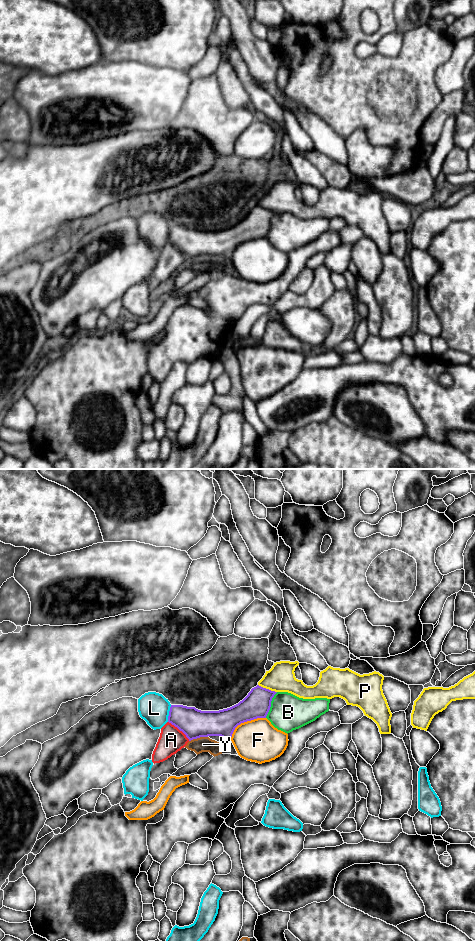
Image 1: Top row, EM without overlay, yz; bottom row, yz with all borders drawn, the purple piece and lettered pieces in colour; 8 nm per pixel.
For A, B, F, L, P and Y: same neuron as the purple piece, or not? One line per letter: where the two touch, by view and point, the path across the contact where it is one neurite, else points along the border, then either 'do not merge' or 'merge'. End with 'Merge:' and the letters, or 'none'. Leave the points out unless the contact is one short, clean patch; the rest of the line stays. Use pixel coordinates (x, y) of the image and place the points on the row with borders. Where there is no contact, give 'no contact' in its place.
A: yz (179, 729) | do not merge
B: yz (270, 705) | do not merge
F: yz (244, 721) | do not merge
L: yz (169, 713) | do not merge
P: yz (267, 689) | merge
Y: yz (198, 737) | do not merge
Merge: P

